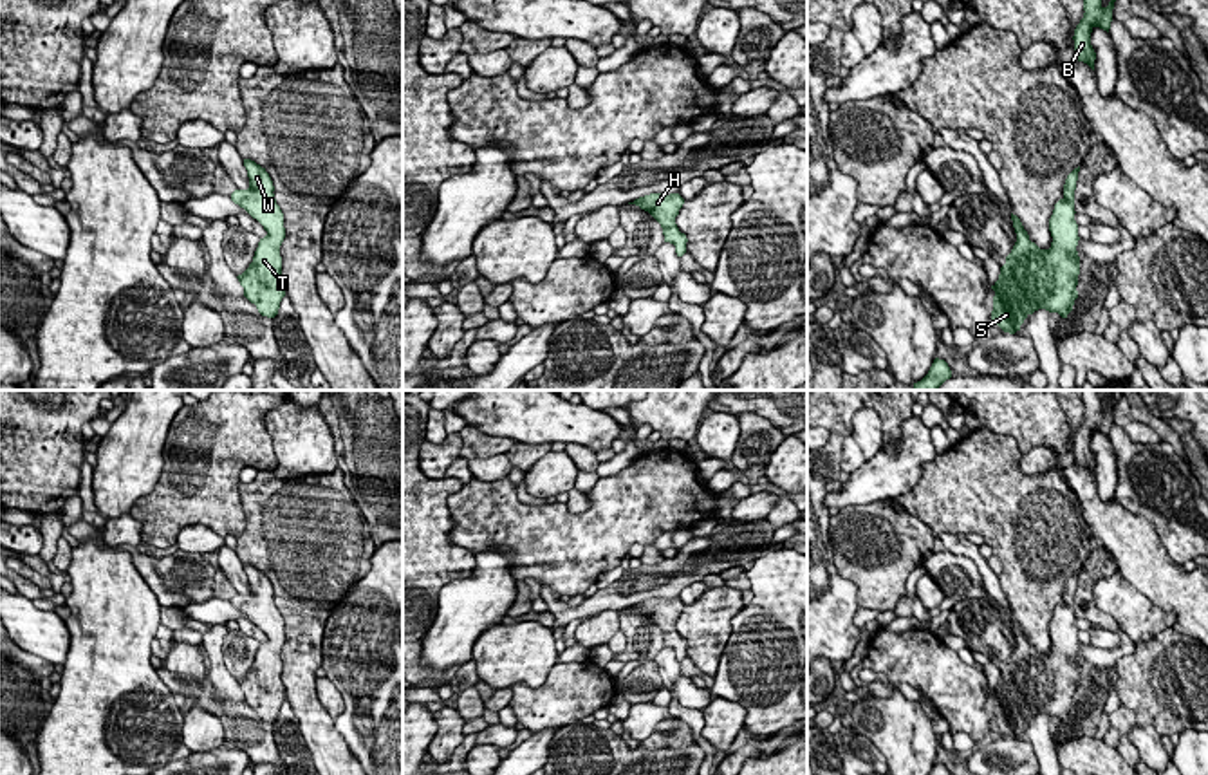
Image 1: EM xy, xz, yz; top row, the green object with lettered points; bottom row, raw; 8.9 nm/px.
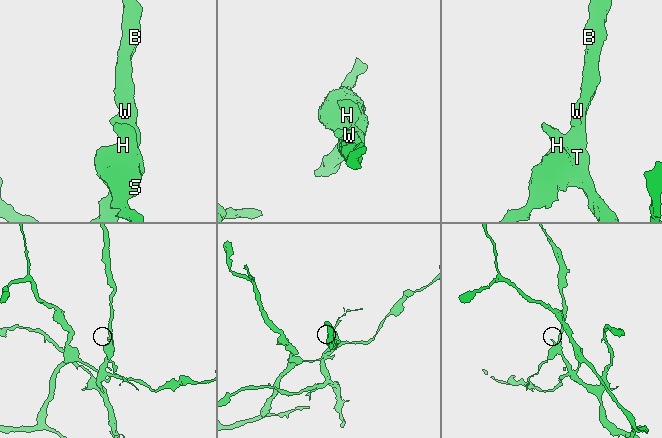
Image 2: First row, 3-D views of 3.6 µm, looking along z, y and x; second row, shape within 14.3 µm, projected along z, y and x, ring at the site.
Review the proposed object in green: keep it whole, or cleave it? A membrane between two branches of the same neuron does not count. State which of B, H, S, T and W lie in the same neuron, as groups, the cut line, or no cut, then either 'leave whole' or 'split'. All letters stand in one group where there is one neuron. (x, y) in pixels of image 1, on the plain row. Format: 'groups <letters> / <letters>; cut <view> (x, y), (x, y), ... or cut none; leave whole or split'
groups B H S T W; cut none; leave whole

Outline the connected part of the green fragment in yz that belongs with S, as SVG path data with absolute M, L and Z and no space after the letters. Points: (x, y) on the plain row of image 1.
M1080 571L1064 589L1064 602L1055 609L1049 623L1053 641L1049 654L1029 645L1020 623L1011 618L1017 647L1000 672L991 724L1004 737L1015 739L1024 724L1038 714L1058 717L1062 723L1073 715L1078 703L1080 661L1078 629L1074 625L1074 594Z

